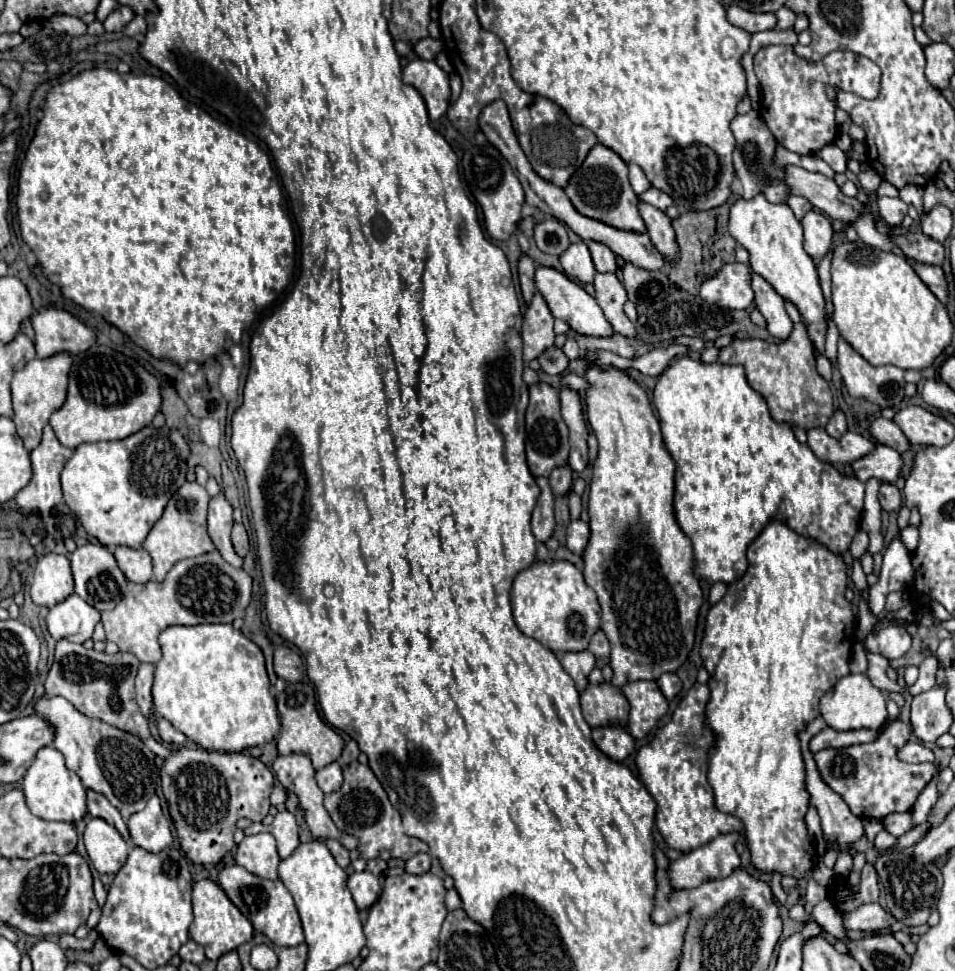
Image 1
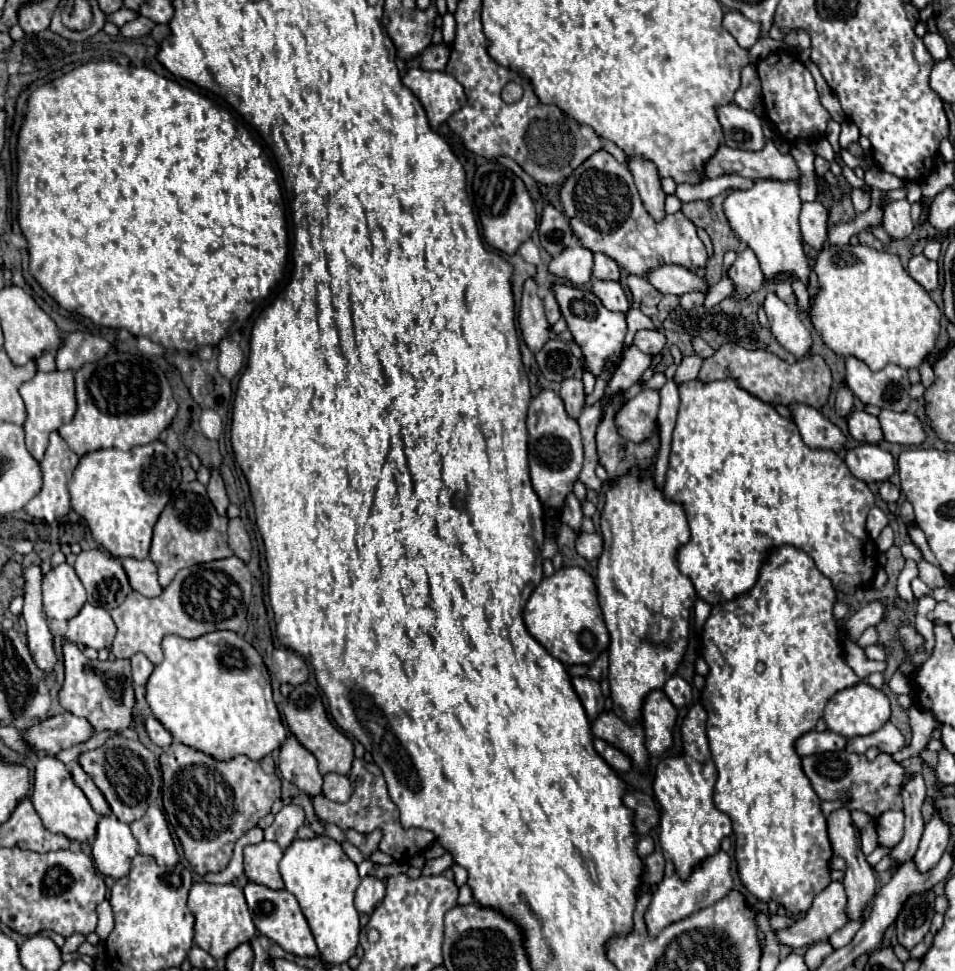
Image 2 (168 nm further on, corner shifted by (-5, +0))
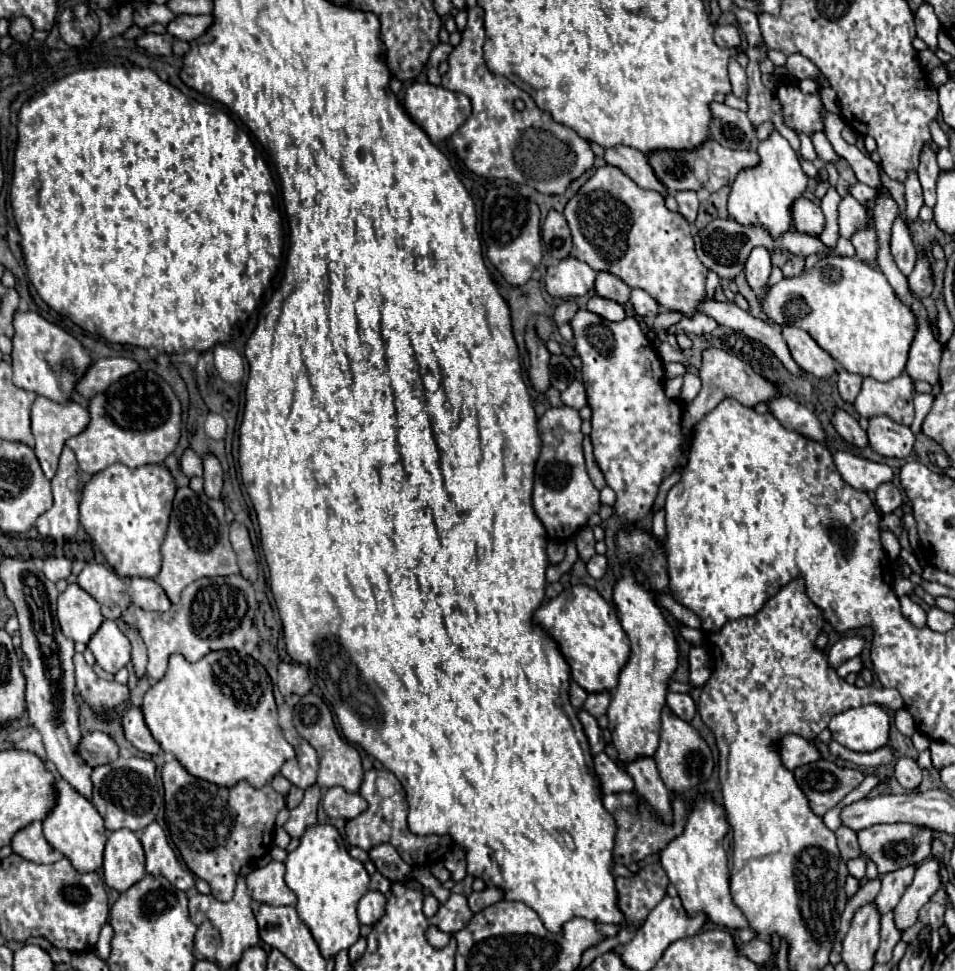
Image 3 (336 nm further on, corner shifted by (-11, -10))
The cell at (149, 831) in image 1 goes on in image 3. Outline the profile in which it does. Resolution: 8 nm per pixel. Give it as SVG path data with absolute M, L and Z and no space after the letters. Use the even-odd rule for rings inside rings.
M153 821L143 829L141 845L147 857L147 873L167 877L181 891L187 891L195 885L195 875L179 863L165 831L157 821Z

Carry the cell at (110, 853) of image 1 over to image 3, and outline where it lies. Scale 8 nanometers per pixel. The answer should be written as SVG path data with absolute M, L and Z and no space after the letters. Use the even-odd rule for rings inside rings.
M129 829L111 831L105 845L103 877L111 889L127 891L145 875L145 855L139 837Z

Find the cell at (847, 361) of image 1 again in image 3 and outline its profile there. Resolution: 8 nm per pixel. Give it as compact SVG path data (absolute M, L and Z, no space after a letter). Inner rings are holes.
M899 375L887 383L871 377L863 379L861 391L855 399L855 409L861 417L887 415L901 425L913 423L913 381L909 375Z

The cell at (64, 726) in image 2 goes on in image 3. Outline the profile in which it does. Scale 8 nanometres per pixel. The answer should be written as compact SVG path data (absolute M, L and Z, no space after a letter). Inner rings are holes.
M91 731L79 741L79 755L83 755L89 767L99 767L111 763L119 757L119 749L115 741L101 731Z

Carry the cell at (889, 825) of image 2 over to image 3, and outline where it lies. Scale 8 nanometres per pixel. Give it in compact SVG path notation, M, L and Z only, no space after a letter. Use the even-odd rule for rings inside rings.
M891 823L891 825L875 825L869 829L863 829L857 833L859 837L859 845L863 855L871 857L877 863L877 869L881 875L901 869L909 863L919 865L921 861L925 861L931 855L931 837L933 831L927 827L917 827L917 825L909 825L909 823Z

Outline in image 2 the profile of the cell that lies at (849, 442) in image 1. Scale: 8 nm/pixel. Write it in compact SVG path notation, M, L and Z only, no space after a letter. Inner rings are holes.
M791 403L789 411L805 445L833 451L839 451L845 445L845 435L841 429L817 413L817 409L803 403Z

